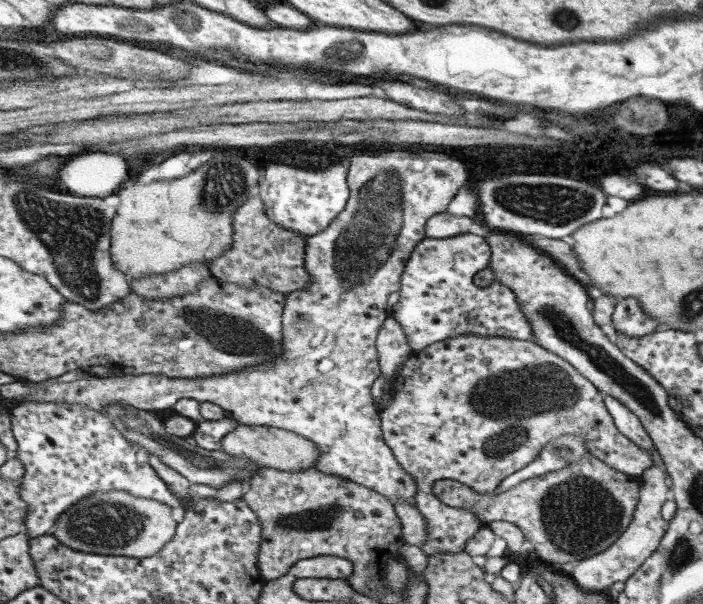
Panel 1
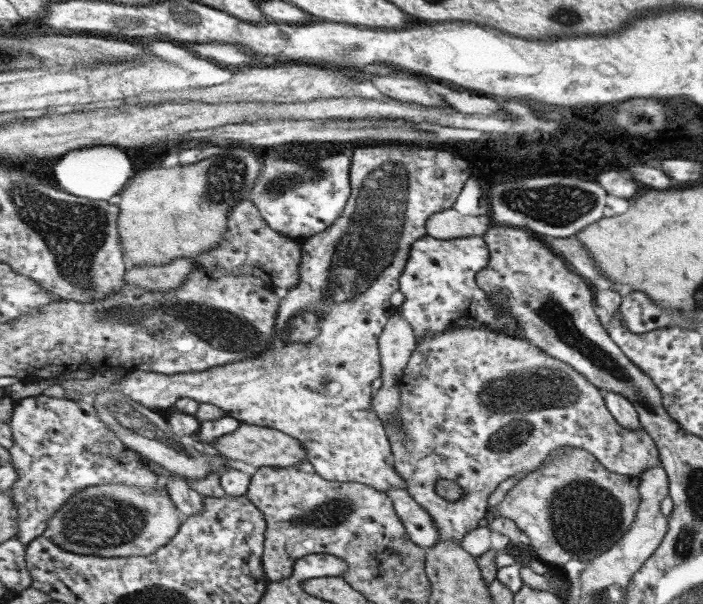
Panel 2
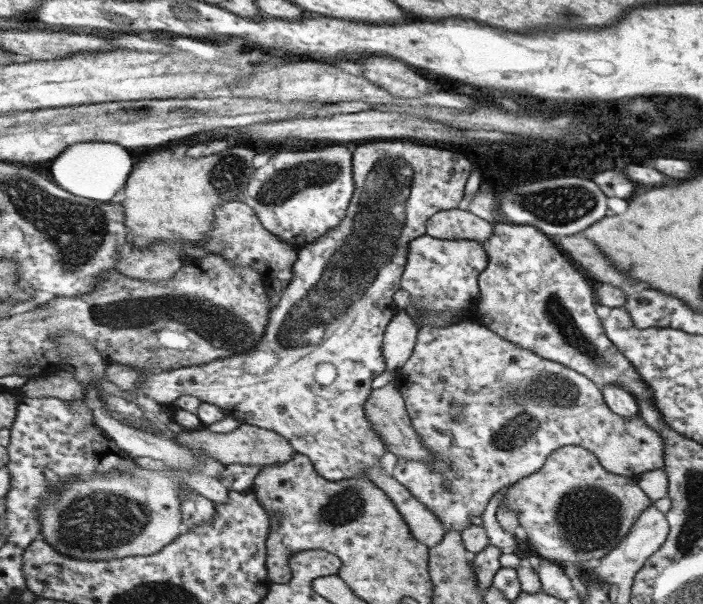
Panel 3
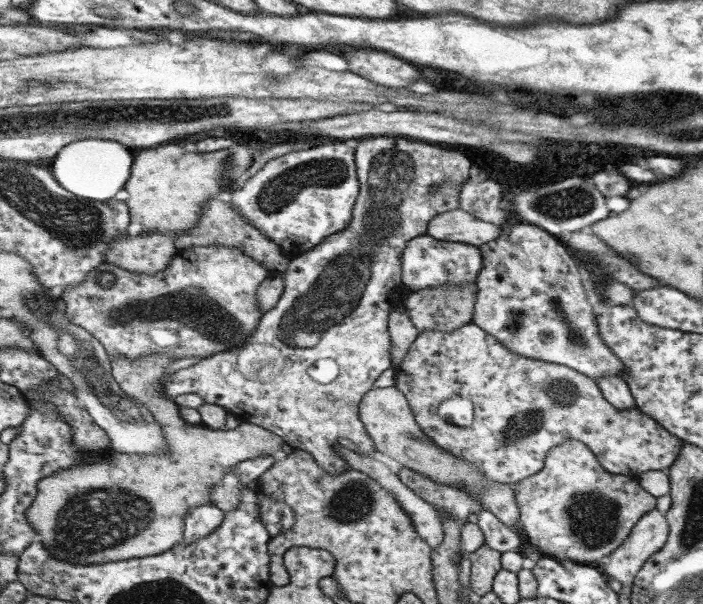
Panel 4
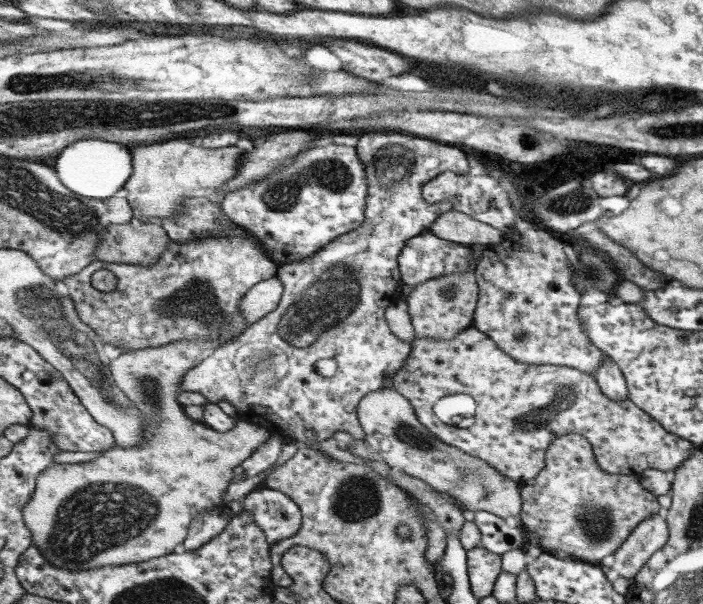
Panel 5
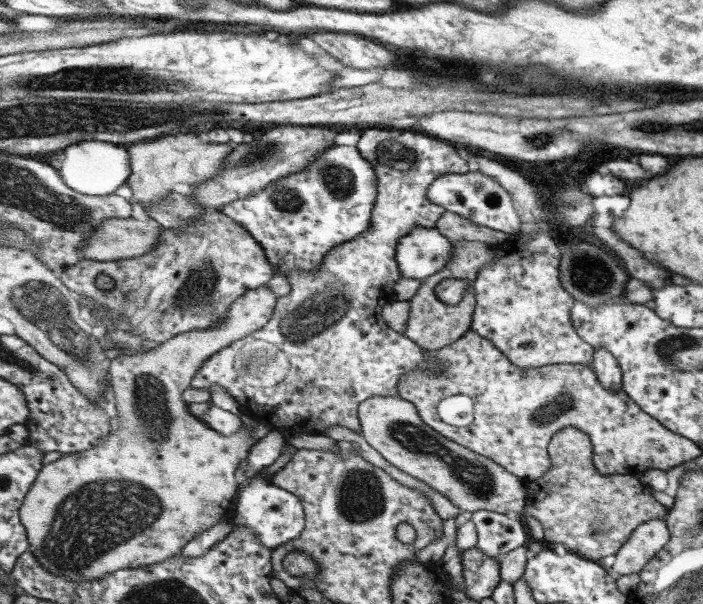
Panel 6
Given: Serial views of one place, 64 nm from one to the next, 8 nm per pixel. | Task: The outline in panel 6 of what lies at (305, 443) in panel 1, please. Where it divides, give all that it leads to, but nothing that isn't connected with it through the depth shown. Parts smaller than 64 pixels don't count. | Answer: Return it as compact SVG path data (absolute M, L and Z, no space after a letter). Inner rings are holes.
M265 284L239 297L220 325L181 333L146 352L113 360L113 398L117 398L119 412L113 432L101 446L93 446L93 450L67 453L46 464L21 506L20 517L28 531L31 549L48 570L68 575L75 582L84 582L101 580L125 568L141 568L168 561L172 556L180 555L198 534L221 522L229 508L237 505L235 472L240 468L240 462L247 458L251 447L266 438L271 430L258 424L253 429L241 426L235 435L220 434L192 414L184 394L192 387L197 366L236 340L265 328L272 319L278 300L276 292Z

